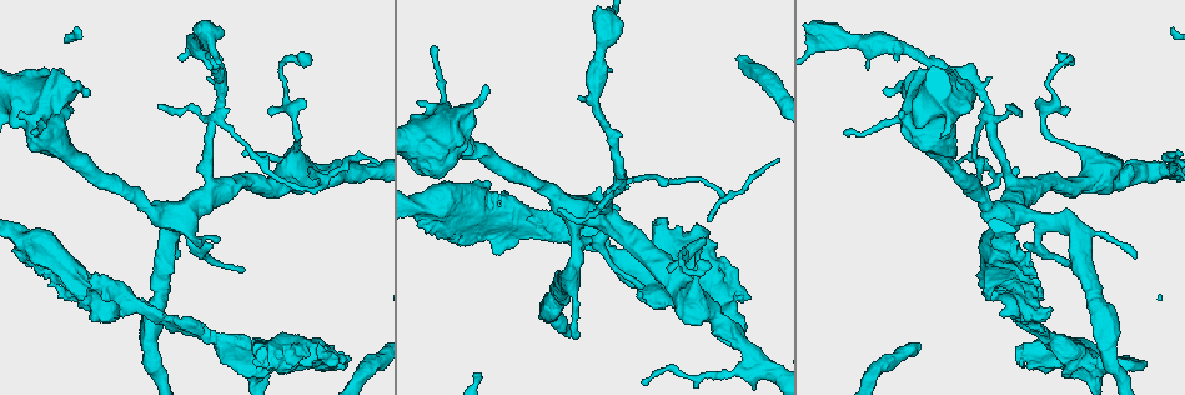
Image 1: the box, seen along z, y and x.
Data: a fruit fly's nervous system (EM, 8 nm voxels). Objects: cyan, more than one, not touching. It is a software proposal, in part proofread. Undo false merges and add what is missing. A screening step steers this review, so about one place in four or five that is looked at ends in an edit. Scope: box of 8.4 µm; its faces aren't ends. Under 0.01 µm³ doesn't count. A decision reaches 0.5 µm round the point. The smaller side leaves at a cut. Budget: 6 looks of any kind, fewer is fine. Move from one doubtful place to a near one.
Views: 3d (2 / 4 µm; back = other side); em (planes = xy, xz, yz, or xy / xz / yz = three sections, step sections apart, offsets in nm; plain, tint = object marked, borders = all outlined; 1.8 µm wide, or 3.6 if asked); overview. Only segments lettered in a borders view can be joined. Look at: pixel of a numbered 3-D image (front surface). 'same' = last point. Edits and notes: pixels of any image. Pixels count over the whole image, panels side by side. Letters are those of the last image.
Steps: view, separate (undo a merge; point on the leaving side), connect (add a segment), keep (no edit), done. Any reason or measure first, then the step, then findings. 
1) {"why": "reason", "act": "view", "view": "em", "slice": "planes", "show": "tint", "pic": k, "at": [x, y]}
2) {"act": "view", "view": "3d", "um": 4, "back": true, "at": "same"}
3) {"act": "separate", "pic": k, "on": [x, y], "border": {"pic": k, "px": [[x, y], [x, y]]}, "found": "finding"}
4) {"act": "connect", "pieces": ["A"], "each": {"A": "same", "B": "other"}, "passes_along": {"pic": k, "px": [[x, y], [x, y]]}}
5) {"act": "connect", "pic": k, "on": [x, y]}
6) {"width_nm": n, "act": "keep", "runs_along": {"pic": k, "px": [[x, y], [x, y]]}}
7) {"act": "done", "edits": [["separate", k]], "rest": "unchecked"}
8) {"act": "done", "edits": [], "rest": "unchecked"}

{"why": "side arm on a straight run", "act": "view", "view": "3d", "um": 2, "pic": 1, "at": [216, 115]}

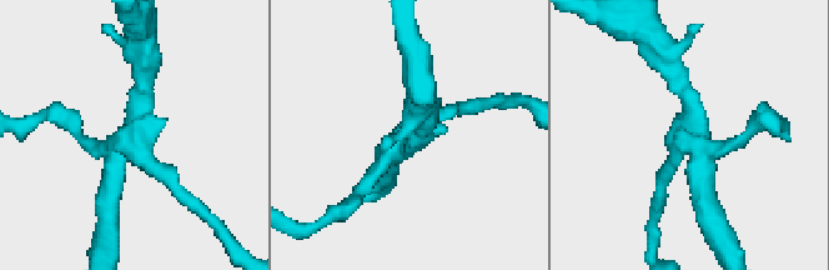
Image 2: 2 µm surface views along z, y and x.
{"why": "now the EM", "act": "view", "view": "em", "slice": "xy", "step": 4, "show": "tint", "pic": 2, "at": [685, 137]}

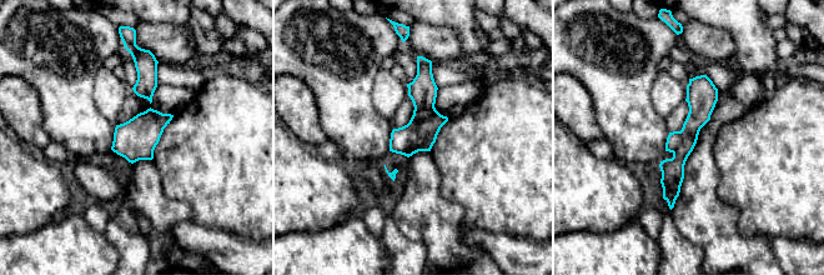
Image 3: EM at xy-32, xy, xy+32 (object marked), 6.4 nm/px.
{"why": "another direction", "act": "view", "view": "em", "slice": "planes", "show": "borders", "at": "same"}

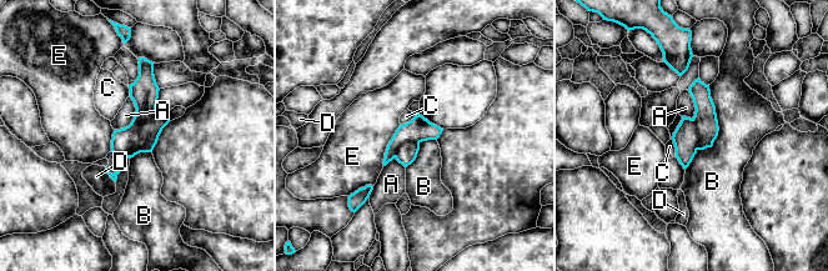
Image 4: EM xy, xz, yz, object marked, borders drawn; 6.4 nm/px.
{"act": "separate", "pic": 4, "on": [418, 129], "each": {"A": "other", "B": "other", "C": "other", "D": "other", "E": "other"}, "border": {"pic": 4, "px": [[418, 141], [404, 141], [395, 156]]}, "found": "two neurons meet here"}

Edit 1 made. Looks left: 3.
{"why": "two arms in line, one across", "act": "view", "view": "3d", "um": 2, "pic": 1, "at": [127, 304]}

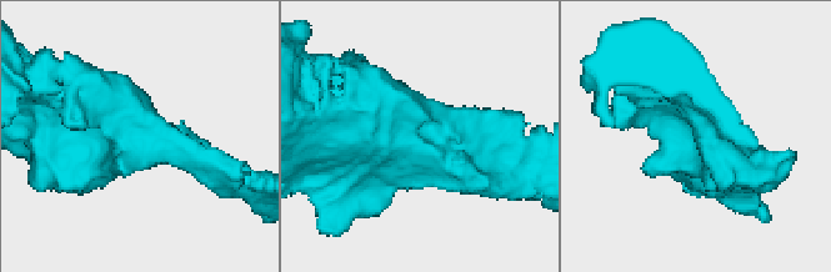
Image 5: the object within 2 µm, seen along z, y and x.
{"arms": 3, "arm_widths_nm": [220, 360, 380], "act": "view", "view": "em", "slice": "planes", "show": "borders", "pic": 5, "at": [686, 131]}

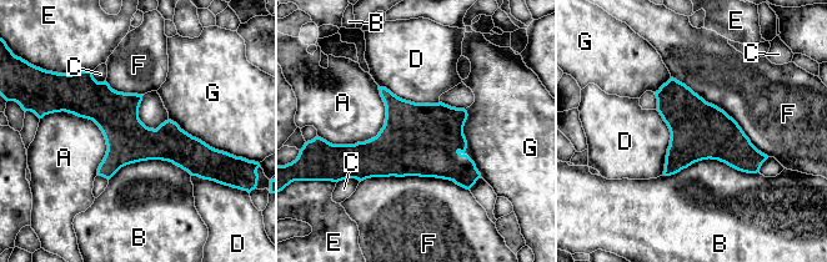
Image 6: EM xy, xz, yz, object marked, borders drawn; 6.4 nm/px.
{"width_nm": 280, "act": "keep", "each": {"A": "other", "B": "other", "C": "other", "D": "other", "E": "other", "F": "other", "G": "other"}, "runs_along": {"pic": 6, "px": [[66, 104], [206, 156]]}, "found": "one neuron here"}

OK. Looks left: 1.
{"act": "done", "edits": [["separate", 4]], "rest": "unchecked"}

